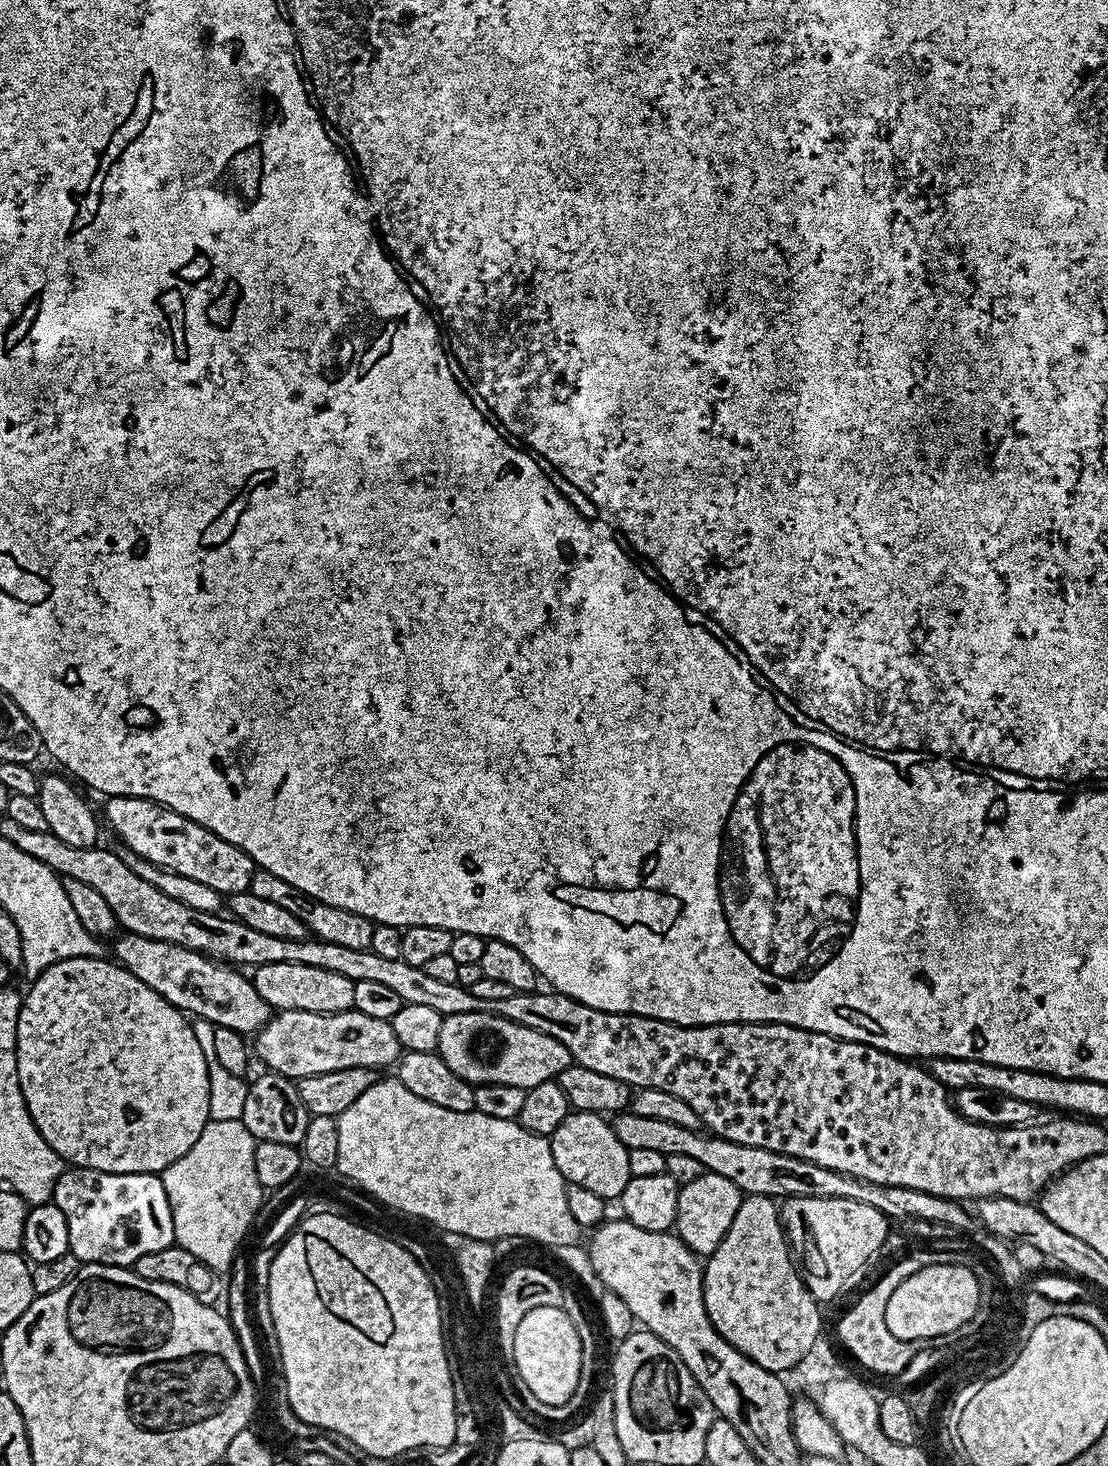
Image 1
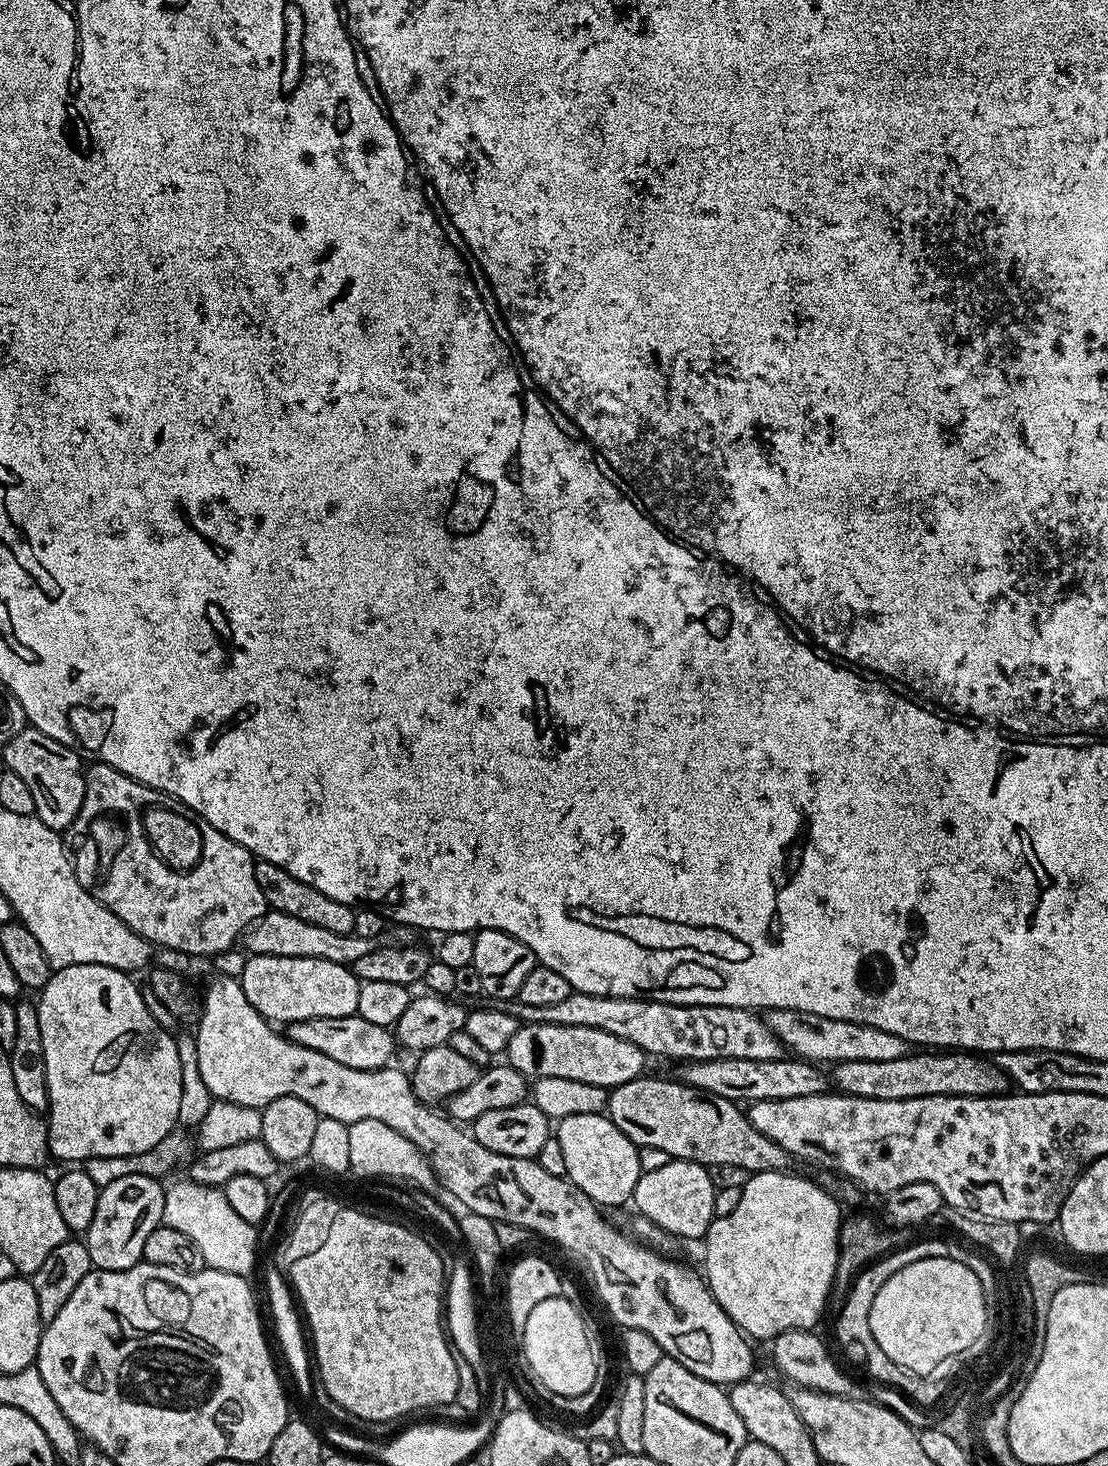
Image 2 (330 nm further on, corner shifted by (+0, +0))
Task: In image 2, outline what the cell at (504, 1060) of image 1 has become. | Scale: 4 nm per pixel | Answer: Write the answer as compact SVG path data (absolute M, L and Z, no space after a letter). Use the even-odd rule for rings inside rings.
M521 1023L514 1038L510 1038L506 1060L529 1078L574 1078L574 1082L590 1082L611 1090L640 1077L645 1071L646 1054L634 1042L590 1026Z

